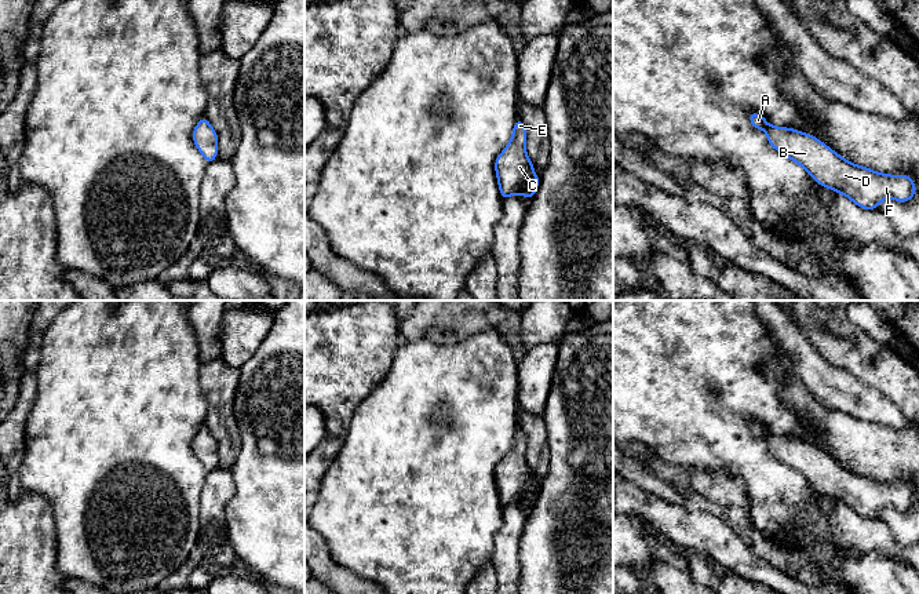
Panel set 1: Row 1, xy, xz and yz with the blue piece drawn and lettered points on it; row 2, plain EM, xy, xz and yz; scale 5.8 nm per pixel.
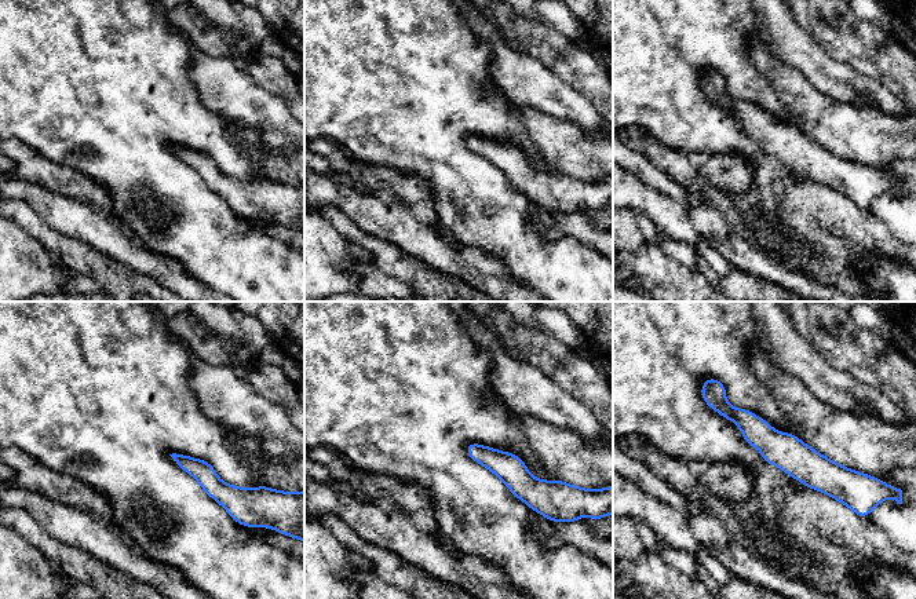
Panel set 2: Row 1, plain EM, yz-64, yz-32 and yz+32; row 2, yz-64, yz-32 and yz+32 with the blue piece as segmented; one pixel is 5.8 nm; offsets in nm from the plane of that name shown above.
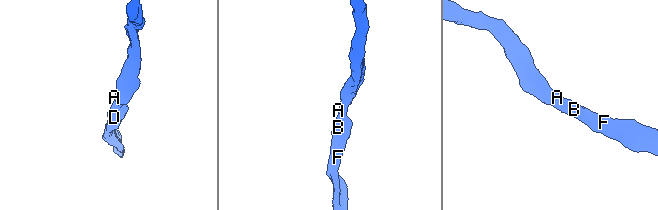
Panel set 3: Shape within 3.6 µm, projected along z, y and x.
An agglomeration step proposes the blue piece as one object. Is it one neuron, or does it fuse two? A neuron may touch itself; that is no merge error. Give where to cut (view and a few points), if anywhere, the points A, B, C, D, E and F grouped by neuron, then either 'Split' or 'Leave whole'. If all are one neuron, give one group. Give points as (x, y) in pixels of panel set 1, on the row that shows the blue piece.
No split. Groups: A B C D E F. Leave whole

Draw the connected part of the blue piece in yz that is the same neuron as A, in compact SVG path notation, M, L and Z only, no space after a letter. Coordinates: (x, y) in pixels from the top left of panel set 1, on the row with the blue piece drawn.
M750 112L748 119L755 130L765 131L773 149L803 167L816 183L846 196L863 209L875 211L886 197L908 203L916 193L909 175L880 174L853 164L816 136L770 125L759 113Z

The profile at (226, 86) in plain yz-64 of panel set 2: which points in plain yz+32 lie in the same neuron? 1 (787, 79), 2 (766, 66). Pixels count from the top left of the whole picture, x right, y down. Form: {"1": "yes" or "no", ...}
{"1": "no", "2": "no"}

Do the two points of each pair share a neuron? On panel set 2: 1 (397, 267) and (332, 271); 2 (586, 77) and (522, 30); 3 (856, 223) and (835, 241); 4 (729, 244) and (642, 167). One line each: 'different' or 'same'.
1: different
2: same
3: same
4: different

